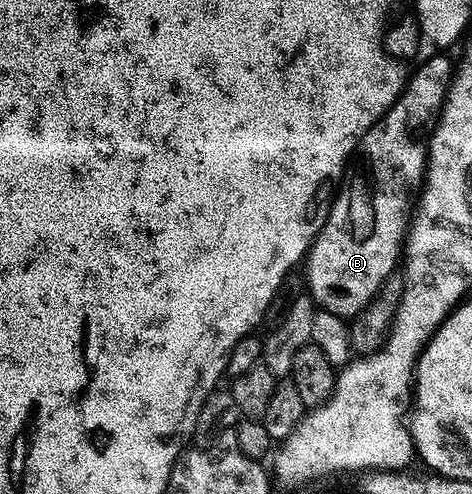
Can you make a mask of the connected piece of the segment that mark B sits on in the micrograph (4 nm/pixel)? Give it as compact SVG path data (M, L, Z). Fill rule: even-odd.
M440 52L422 59L414 67L413 73L407 79L407 85L403 87L403 93L396 102L365 132L353 162L355 175L347 187L344 185L336 193L325 224L309 247L305 258L306 289L324 311L335 313L339 318L351 320L361 313L375 299L375 293L383 287L385 279L396 273L398 266L395 265L398 262L400 265L409 219L425 185L428 138L443 111L443 101L447 98L447 89L451 86L453 77L453 62L450 62L445 54Z

